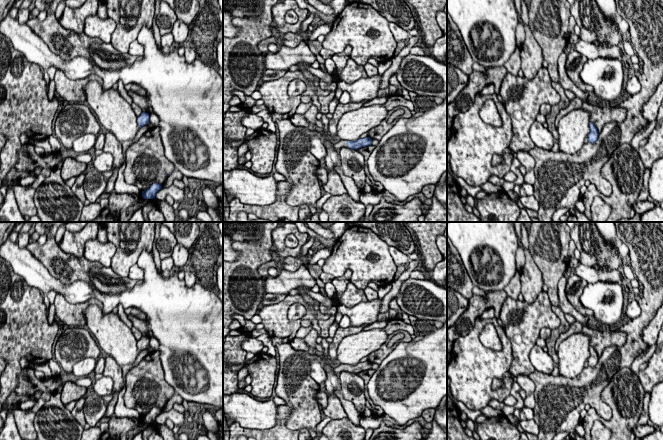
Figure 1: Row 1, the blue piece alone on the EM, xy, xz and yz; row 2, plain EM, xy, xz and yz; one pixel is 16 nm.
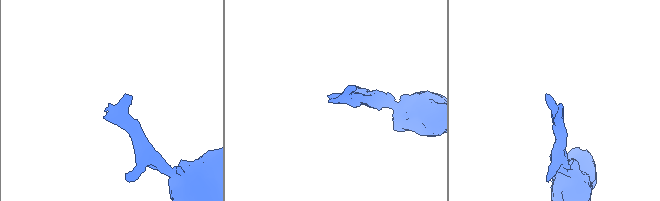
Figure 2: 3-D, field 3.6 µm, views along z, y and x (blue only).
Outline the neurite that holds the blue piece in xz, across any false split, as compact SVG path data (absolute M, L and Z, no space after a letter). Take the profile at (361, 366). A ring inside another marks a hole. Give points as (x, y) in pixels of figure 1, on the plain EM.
M370 361L359 362L356 365L343 365L340 364L338 367L333 368L335 375L339 376L342 371L347 371L350 373L360 373L371 369L372 363Z

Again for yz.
M592 346L589 347L589 351L590 351L590 357L588 358L588 366L595 367L599 359L597 352Z

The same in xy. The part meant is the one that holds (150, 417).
M153 407L147 414L142 415L142 421L144 423L153 423L156 417L162 412L158 407Z

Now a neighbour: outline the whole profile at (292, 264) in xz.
M292 256L282 258L281 263L283 264L284 269L290 272L297 271L299 267L303 265L301 259L297 259L296 257Z

